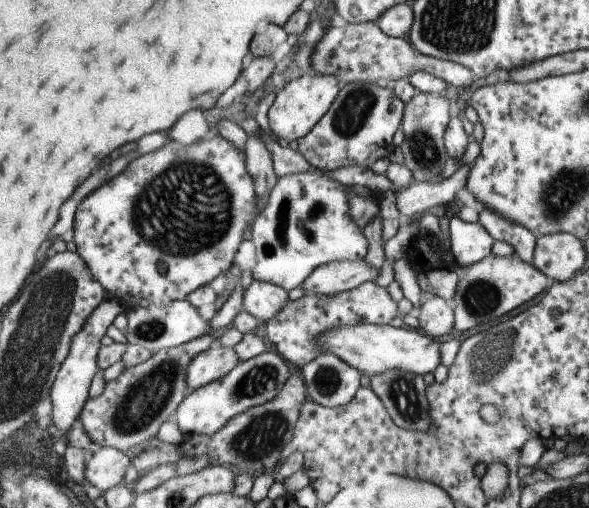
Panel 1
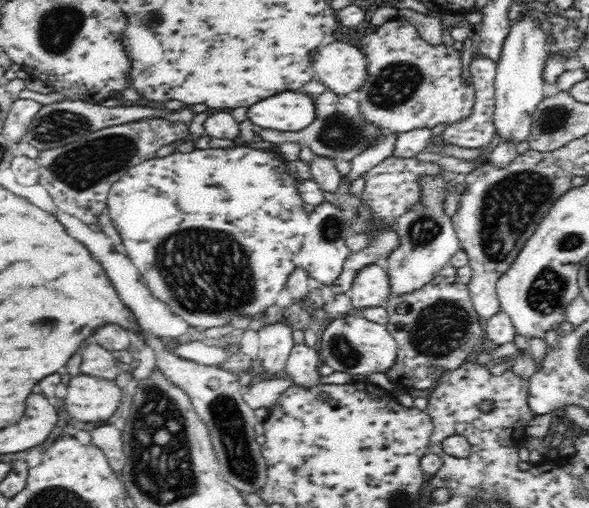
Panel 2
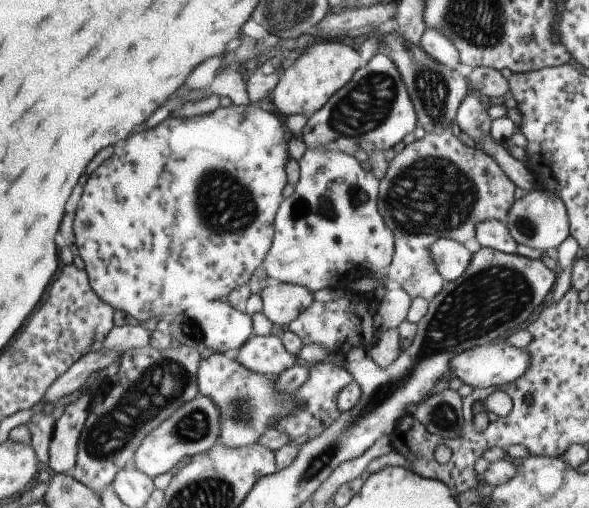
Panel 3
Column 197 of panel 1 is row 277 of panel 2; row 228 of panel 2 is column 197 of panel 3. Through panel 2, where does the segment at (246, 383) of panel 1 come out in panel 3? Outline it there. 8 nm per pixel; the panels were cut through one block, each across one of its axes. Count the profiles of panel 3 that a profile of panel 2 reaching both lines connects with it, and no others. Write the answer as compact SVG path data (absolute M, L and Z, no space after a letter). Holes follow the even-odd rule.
M195 395L142 438L130 465L152 479L154 476L168 472L173 466L180 464L181 458L191 458L209 450L219 442L219 419L219 409L213 401L208 396Z

